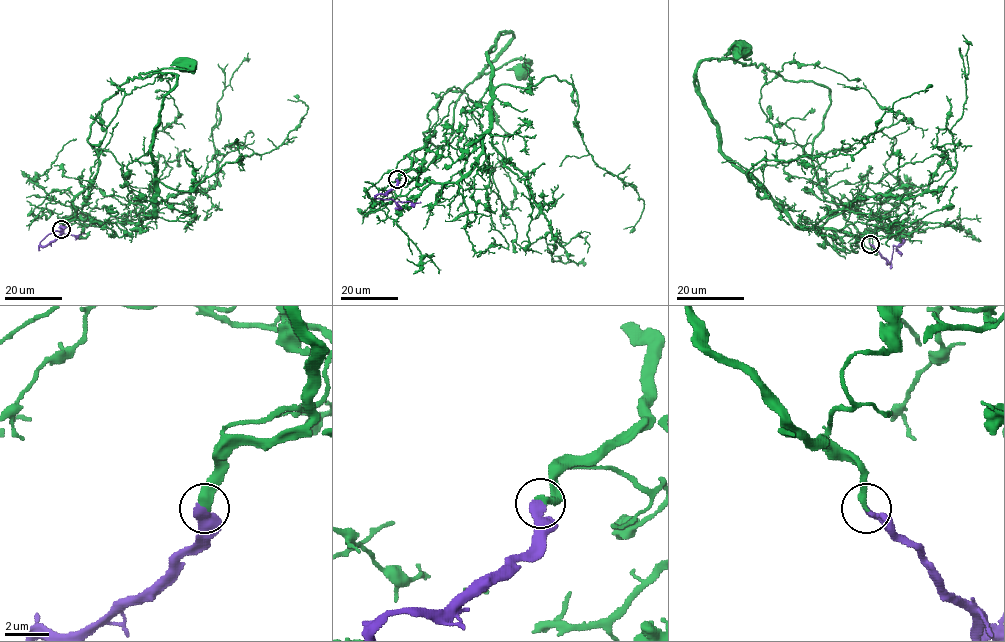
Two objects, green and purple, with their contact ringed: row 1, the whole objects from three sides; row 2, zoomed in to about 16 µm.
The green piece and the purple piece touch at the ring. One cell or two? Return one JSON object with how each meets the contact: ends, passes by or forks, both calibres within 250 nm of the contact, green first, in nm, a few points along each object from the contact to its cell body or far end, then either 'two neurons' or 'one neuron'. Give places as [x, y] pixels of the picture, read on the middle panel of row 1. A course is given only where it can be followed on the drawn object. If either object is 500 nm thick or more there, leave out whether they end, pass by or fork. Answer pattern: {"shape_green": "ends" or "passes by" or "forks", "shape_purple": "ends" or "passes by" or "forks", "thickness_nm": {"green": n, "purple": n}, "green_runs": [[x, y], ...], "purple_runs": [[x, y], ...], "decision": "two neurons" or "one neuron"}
{"shape_green": "ends", "shape_purple": "ends", "thickness_nm": {"green": 360, "purple": 400}, "green_runs": [[397, 180], [434, 134], [426, 130], [427, 140], [445, 144], [468, 84], [519, 58], [527, 61], [522, 71]], "purple_runs": [[397, 180], [389, 190], [375, 197], [395, 202], [420, 202]], "decision": "one neuron"}

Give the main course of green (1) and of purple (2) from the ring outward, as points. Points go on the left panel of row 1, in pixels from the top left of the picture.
1: (61, 230), (75, 217), (73, 200), (98, 167), (87, 138), (102, 104), (130, 78), (190, 70), (186, 63)
2: (61, 230), (53, 240), (43, 246), (39, 244), (55, 231), (72, 235), (84, 232)

